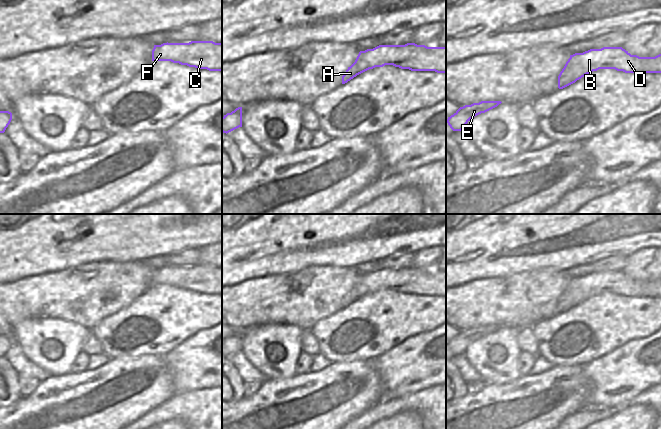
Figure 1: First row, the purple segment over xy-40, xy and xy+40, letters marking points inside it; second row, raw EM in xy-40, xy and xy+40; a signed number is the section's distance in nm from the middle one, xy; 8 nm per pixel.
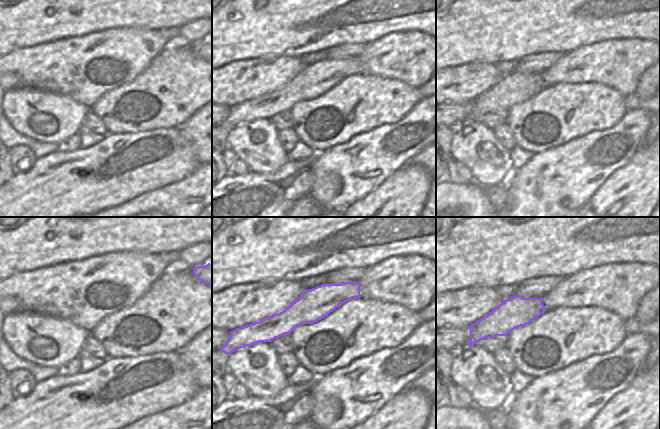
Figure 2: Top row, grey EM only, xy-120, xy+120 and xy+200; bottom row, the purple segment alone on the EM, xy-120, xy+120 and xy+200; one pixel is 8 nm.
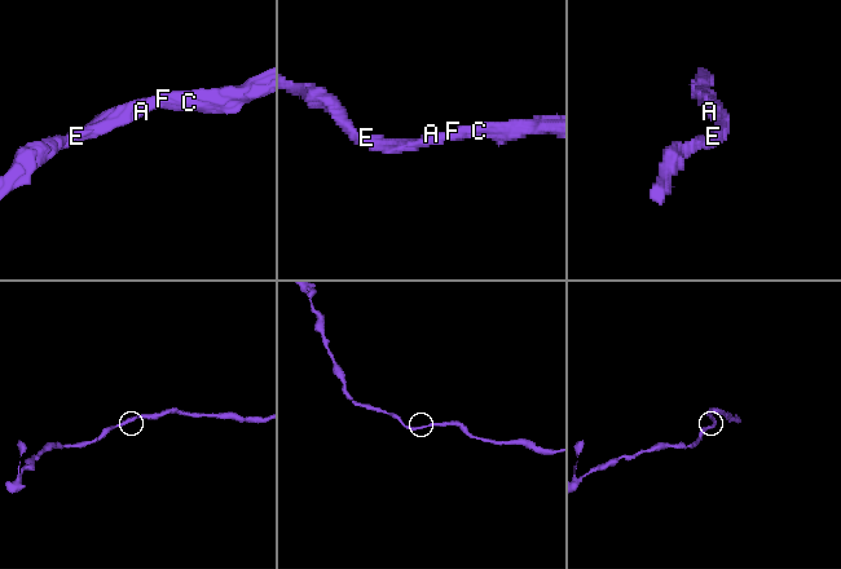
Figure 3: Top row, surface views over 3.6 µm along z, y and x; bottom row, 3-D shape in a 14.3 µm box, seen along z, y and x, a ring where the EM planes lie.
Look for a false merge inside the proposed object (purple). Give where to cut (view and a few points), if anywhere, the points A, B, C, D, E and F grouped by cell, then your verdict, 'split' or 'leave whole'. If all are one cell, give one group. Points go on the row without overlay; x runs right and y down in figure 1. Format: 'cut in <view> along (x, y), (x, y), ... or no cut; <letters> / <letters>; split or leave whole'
no cut; A B C D E F; leave whole

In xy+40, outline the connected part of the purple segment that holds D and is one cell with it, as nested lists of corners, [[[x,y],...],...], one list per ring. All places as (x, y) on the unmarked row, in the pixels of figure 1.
[[[603,271],[575,277],[570,279],[558,300],[558,312],[563,313],[599,293],[615,293],[625,297],[661,297],[661,278],[639,281],[631,279],[622,271]]]

